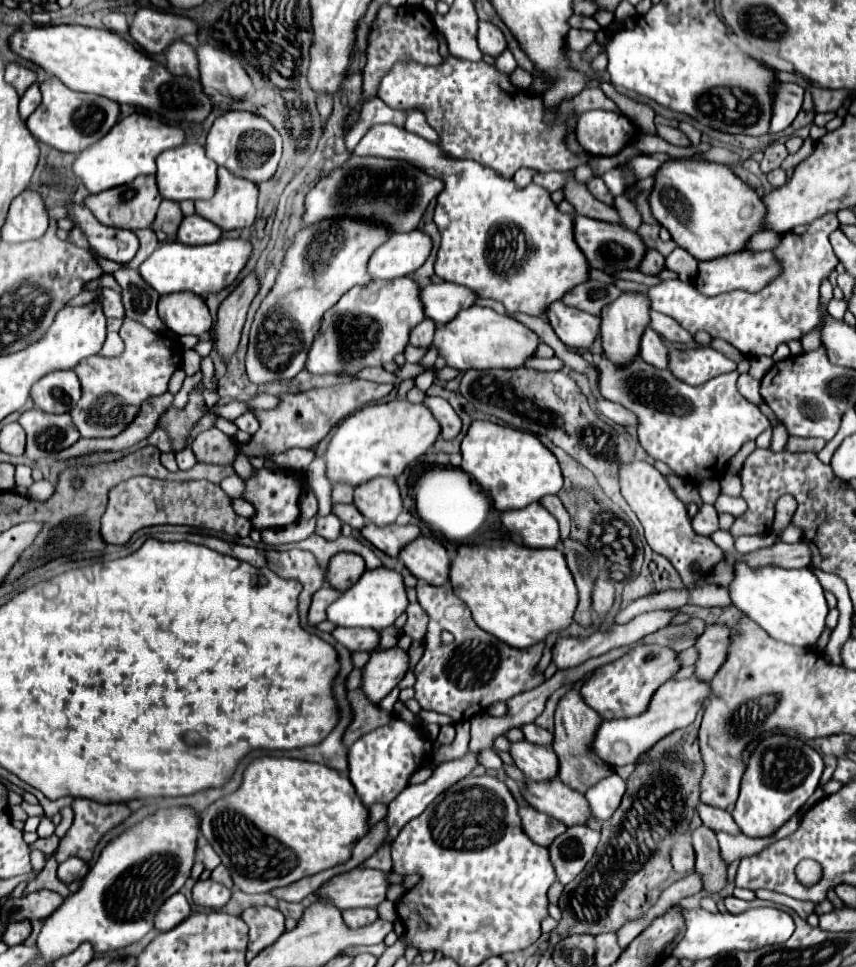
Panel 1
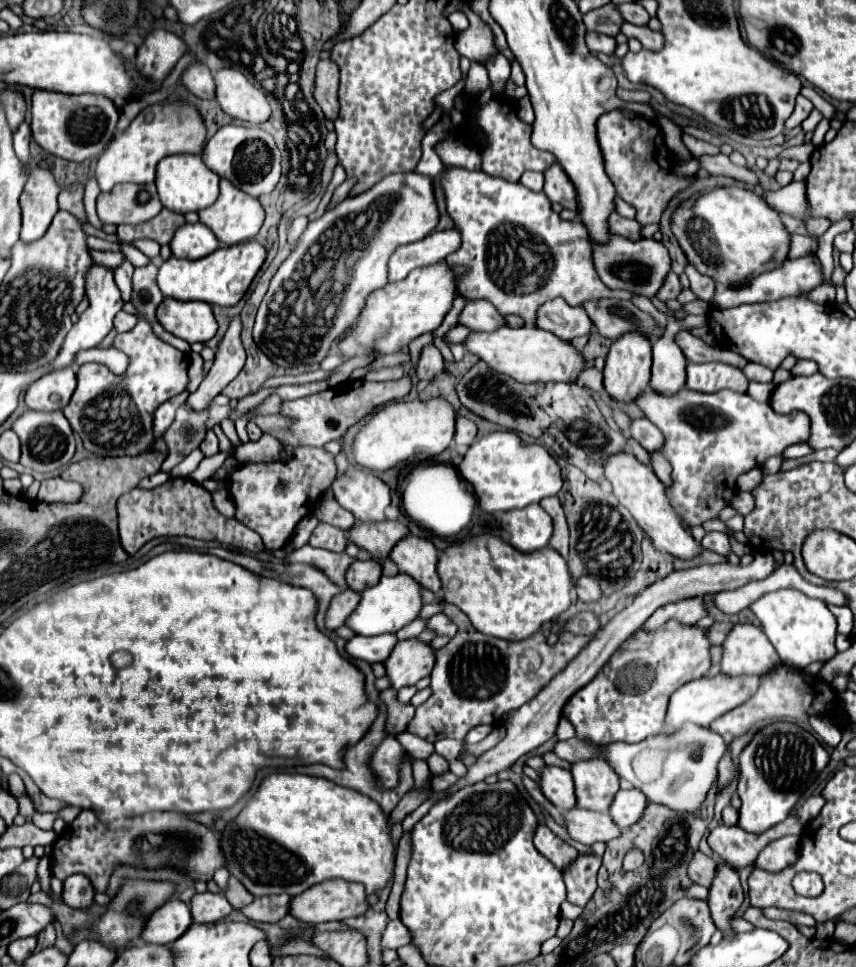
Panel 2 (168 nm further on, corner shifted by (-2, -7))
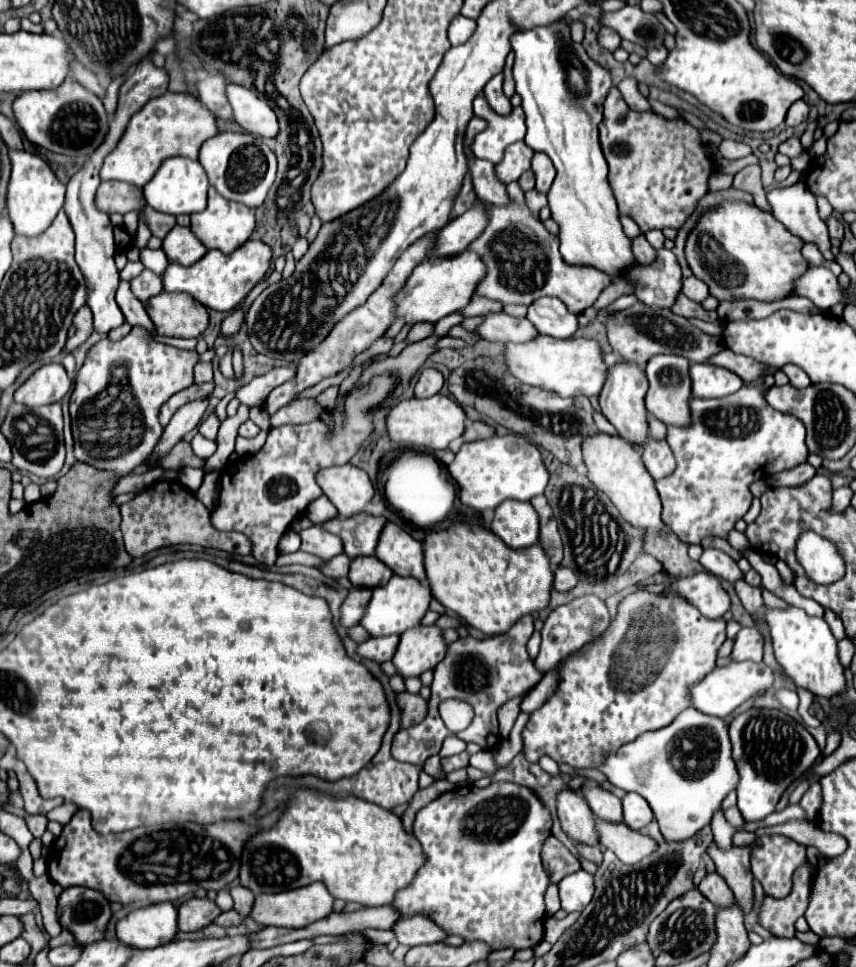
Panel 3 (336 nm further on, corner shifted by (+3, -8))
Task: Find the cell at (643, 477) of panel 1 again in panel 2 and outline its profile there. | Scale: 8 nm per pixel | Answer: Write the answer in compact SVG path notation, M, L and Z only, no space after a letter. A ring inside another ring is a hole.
M620 452L620 454L608 456L608 460L604 462L604 470L606 470L606 478L610 480L614 488L614 496L620 500L622 506L630 510L630 514L646 532L646 536L650 536L656 550L666 552L680 560L692 560L704 552L704 548L684 528L680 516L676 516L676 512L672 510L672 504L668 502L668 496L666 496L666 488L650 466L638 462L634 454Z

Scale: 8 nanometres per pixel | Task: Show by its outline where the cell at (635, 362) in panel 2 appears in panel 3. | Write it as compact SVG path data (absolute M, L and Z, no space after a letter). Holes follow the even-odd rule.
M617 363L609 369L605 387L599 395L601 413L609 419L609 423L617 429L617 435L627 439L631 445L641 447L649 437L649 425L647 425L647 409L645 409L645 393L647 393L647 379L645 371L635 363Z

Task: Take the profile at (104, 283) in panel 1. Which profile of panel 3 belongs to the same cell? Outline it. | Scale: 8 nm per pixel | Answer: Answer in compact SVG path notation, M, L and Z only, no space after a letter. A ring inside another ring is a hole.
M81 307L77 311L77 315L74 315L73 325L75 326L75 335L67 339L67 349L73 351L75 347L79 347L91 333L93 333L93 315L91 315L91 309L89 307Z

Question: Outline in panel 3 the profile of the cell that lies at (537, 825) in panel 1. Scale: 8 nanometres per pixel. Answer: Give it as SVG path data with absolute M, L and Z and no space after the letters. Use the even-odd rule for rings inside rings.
M553 835L547 837L547 843L543 845L543 851L541 851L541 859L553 885L557 885L563 877L581 869L579 859L573 857L571 851Z

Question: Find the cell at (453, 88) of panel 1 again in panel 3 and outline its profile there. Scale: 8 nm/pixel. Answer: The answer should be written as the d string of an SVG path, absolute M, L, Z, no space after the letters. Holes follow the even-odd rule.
M513 143L513 145L509 145L505 149L503 161L495 167L495 173L497 173L499 181L503 181L503 183L517 181L521 177L521 173L529 171L531 157L533 157L533 151L525 143Z

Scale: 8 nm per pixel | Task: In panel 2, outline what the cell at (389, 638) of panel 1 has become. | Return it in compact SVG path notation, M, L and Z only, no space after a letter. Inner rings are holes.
M414 620L414 622L410 622L408 626L404 626L402 630L398 630L396 632L396 638L398 640L410 640L410 638L416 638L422 630L424 630L424 620Z

